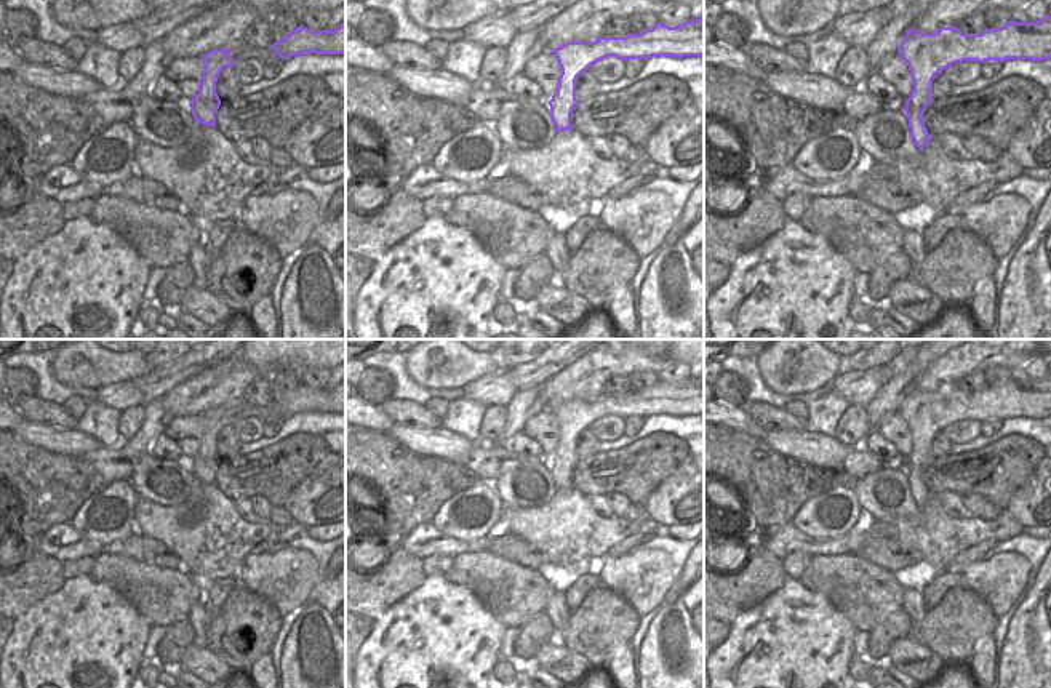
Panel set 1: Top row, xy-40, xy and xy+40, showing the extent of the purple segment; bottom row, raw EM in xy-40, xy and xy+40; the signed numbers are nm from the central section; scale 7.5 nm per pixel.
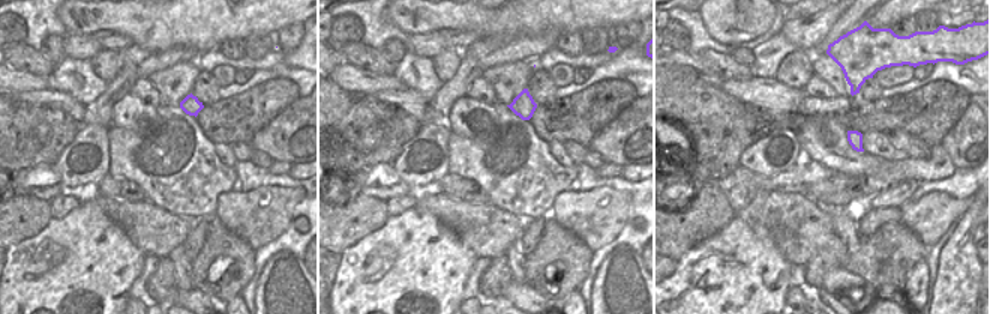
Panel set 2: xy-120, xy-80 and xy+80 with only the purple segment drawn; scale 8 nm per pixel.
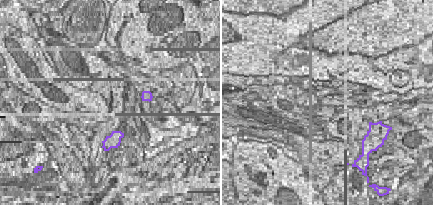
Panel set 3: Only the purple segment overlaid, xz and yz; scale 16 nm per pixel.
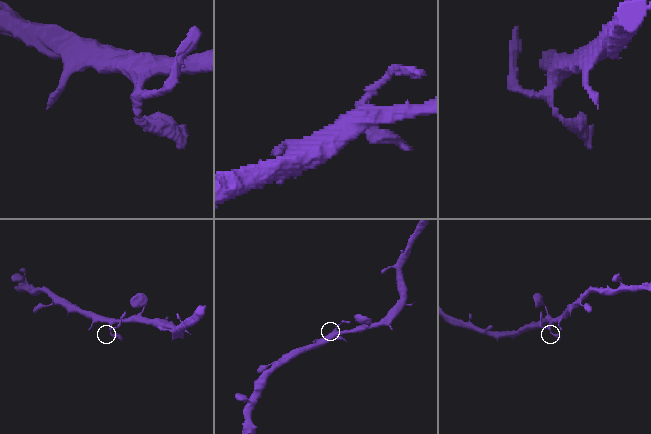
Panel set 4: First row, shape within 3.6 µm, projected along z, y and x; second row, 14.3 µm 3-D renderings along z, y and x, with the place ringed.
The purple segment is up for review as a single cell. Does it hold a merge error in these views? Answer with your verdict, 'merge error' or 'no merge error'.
merge error

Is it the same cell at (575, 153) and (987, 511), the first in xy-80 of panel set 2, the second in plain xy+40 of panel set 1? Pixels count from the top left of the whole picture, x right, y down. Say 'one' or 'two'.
two

